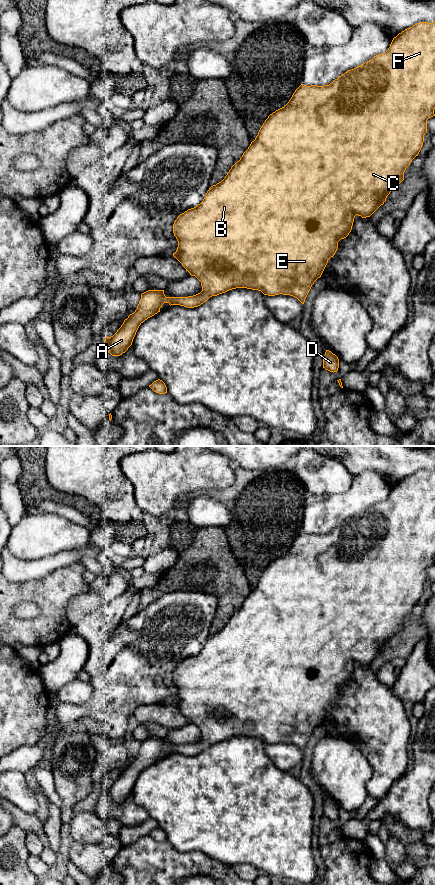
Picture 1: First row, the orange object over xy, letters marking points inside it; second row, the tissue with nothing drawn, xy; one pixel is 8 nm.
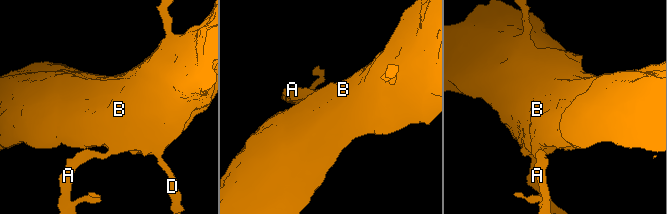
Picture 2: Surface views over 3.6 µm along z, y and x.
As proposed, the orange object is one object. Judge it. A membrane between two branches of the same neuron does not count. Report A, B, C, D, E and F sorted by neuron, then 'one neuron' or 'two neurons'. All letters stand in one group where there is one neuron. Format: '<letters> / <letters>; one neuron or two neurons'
A B C D E F; one neuron

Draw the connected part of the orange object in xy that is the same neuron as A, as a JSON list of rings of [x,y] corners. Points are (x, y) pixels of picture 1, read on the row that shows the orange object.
[[[435,21],[420,22],[405,29],[393,38],[388,50],[374,56],[371,60],[348,70],[329,85],[307,86],[301,84],[293,93],[289,102],[268,116],[260,128],[255,140],[229,170],[225,178],[207,191],[203,201],[196,207],[180,214],[173,224],[173,233],[178,247],[173,256],[182,266],[195,276],[202,286],[202,291],[188,297],[166,297],[164,290],[148,290],[141,294],[141,299],[134,313],[124,320],[121,327],[111,337],[105,337],[104,347],[112,356],[120,356],[132,345],[139,326],[148,318],[160,312],[164,303],[180,305],[187,308],[198,307],[210,297],[217,296],[236,288],[247,288],[261,291],[264,295],[290,295],[302,304],[314,284],[321,277],[328,260],[338,249],[338,242],[346,238],[352,230],[356,215],[370,217],[386,201],[390,192],[404,180],[404,172],[412,160],[418,156],[427,133],[427,120],[433,116],[435,109]]]

